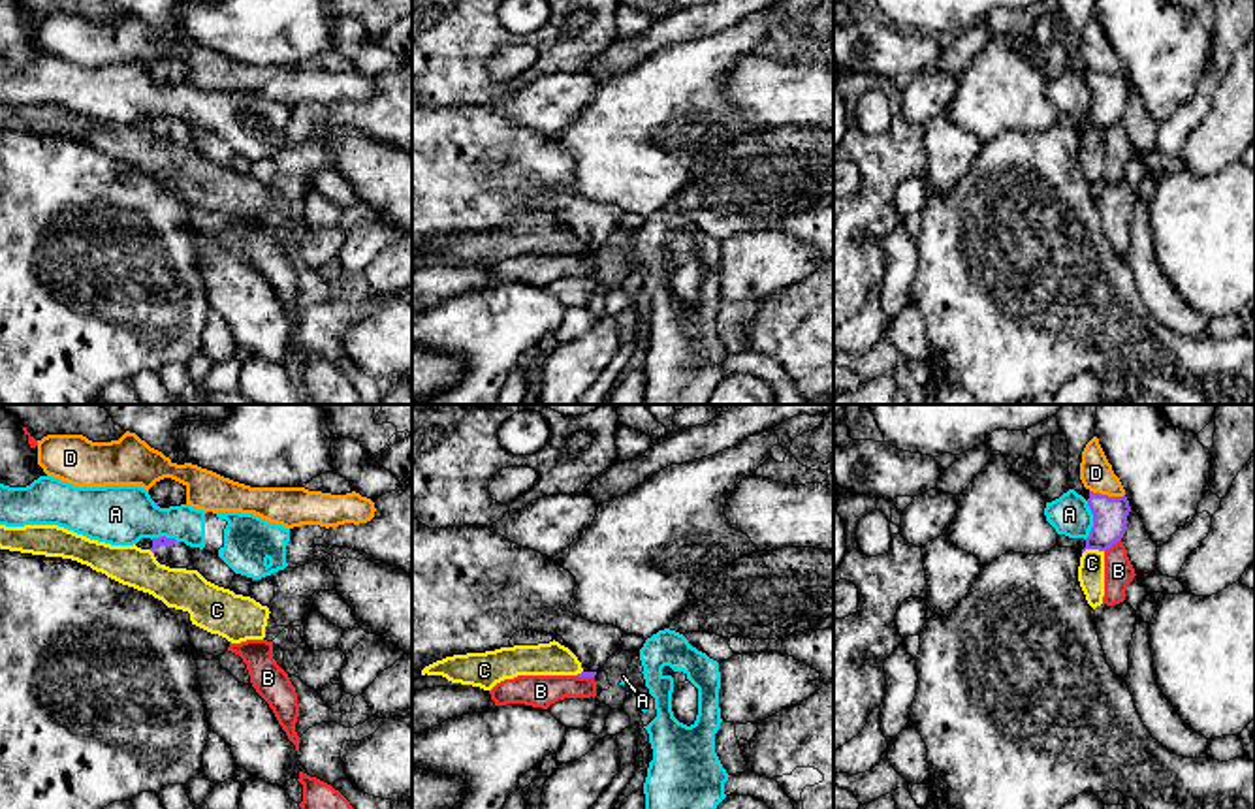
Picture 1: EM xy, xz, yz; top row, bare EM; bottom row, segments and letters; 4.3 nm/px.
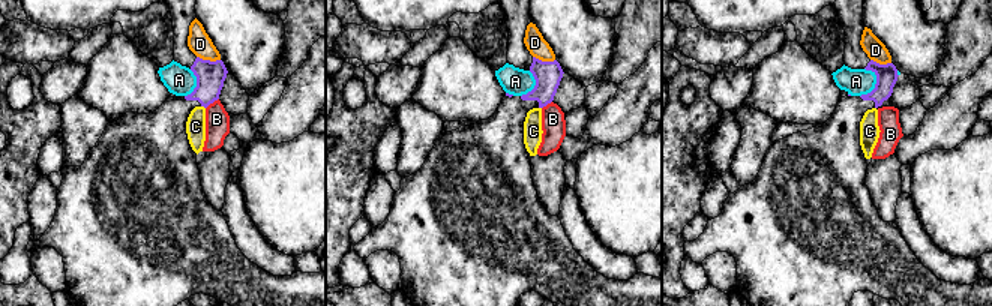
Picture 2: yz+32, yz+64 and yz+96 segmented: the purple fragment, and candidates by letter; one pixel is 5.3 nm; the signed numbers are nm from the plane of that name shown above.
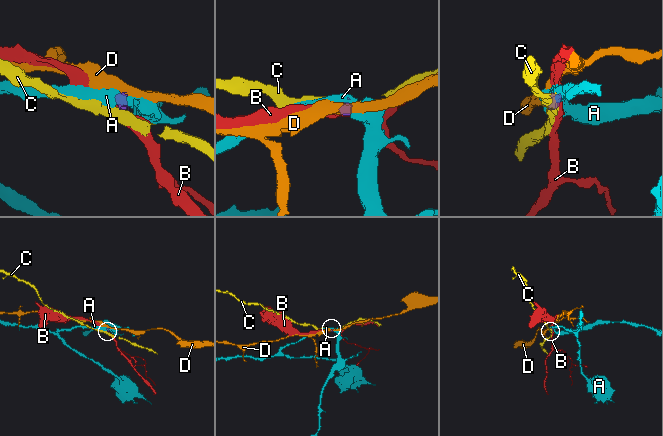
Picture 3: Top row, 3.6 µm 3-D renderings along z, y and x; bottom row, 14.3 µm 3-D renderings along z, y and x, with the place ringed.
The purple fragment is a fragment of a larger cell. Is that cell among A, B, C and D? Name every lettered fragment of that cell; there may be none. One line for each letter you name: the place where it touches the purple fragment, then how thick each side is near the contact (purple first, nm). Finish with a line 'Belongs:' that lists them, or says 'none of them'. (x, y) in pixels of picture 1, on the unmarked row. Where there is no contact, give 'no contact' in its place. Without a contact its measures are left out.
Belongs: none of them

